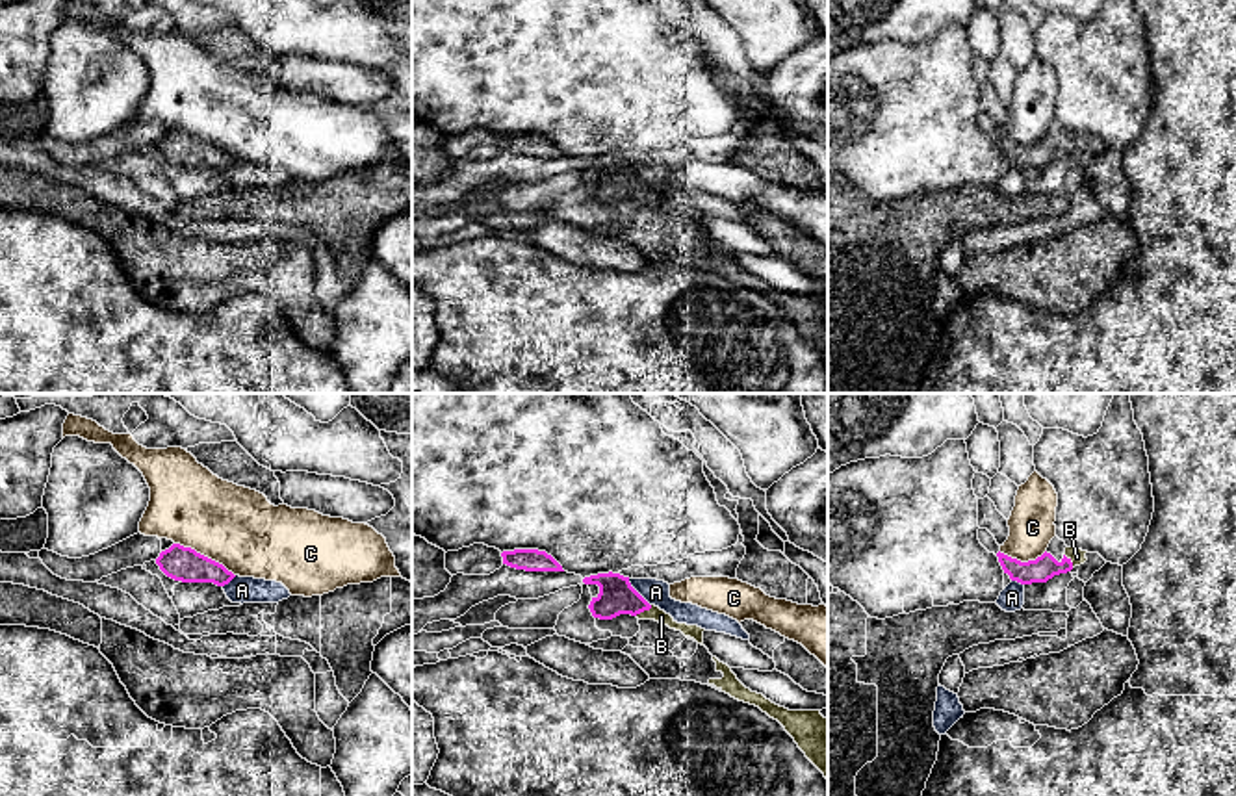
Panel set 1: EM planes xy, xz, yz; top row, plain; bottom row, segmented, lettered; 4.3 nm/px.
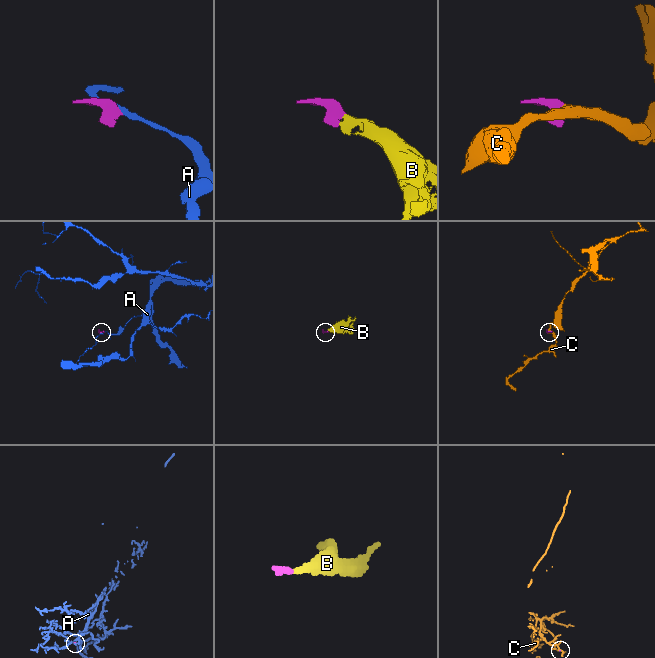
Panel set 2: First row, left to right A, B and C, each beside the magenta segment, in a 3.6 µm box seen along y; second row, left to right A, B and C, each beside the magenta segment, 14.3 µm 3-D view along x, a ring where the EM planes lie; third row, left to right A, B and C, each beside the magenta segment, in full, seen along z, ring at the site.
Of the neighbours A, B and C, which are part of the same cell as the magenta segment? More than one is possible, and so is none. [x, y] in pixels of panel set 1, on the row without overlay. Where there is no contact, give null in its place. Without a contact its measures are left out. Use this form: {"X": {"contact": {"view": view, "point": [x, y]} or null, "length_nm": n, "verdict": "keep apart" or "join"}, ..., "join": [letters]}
{"A": {"contact": {"view": "xz", "point": [637, 177]}, "length_nm": 160, "verdict": "keep apart"}, "B": {"contact": {"view": "xz", "point": [643, 195]}, "length_nm": 90, "verdict": "join"}, "C": {"contact": {"view": "xy", "point": [203, 140]}, "length_nm": 300, "verdict": "keep apart"}, "join": ["B"]}

